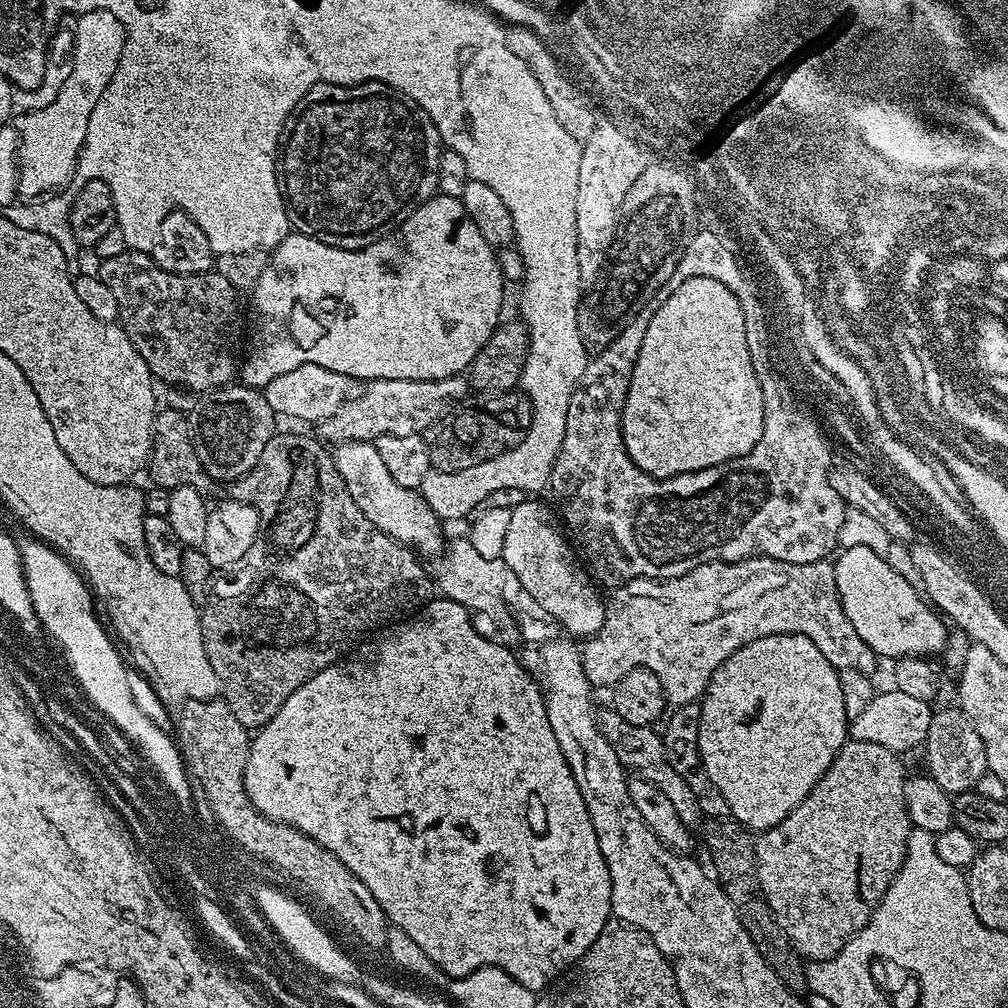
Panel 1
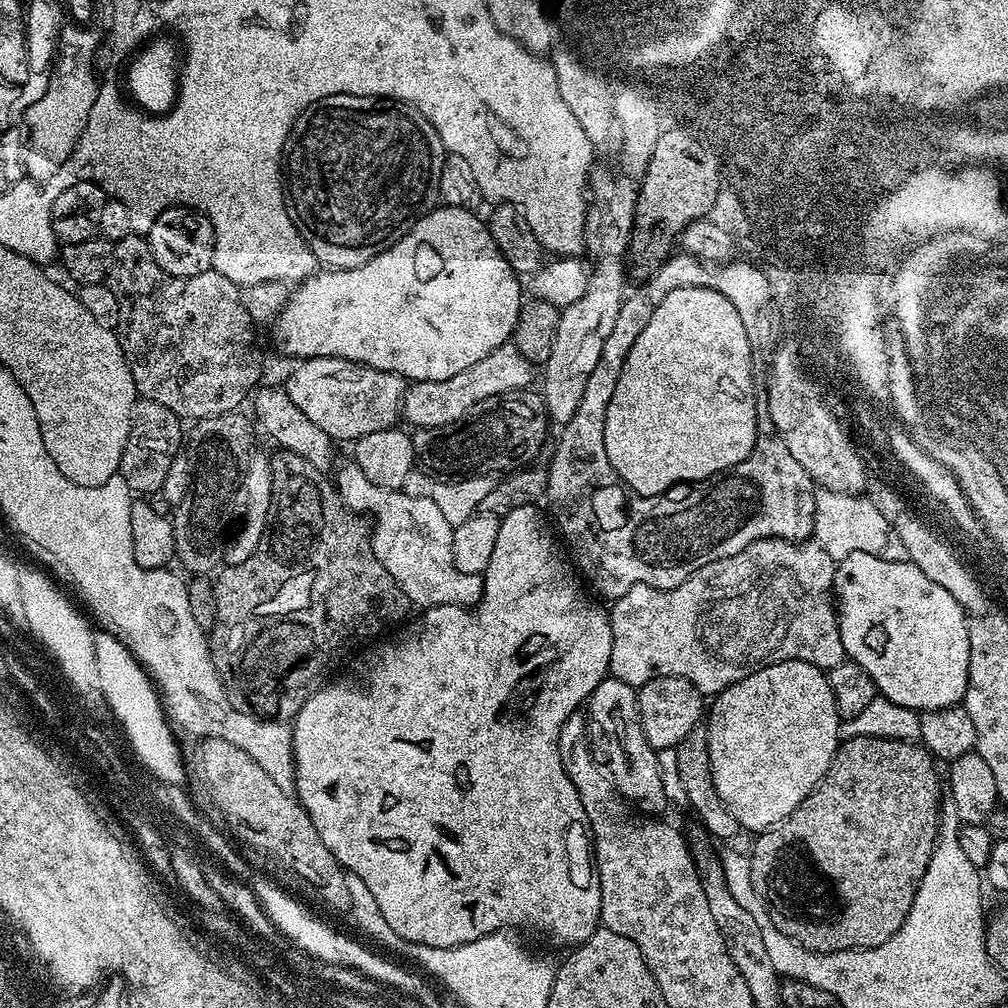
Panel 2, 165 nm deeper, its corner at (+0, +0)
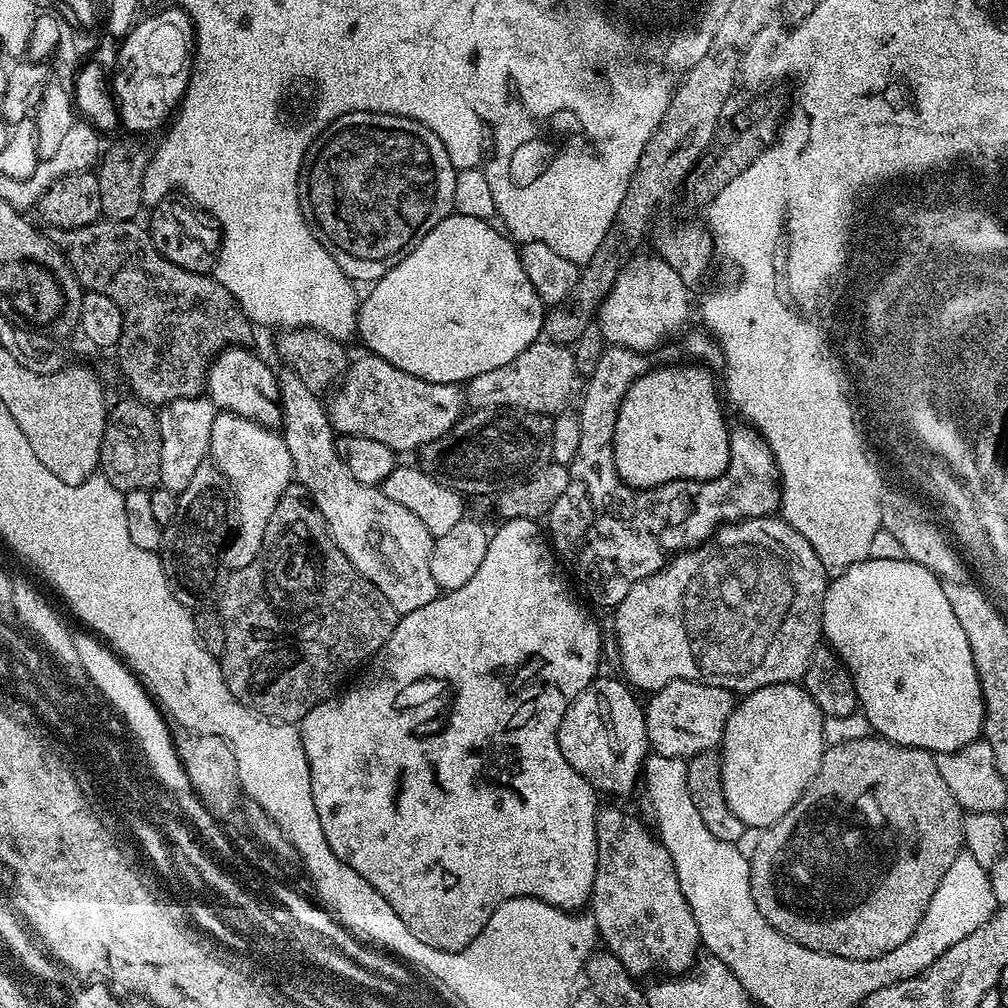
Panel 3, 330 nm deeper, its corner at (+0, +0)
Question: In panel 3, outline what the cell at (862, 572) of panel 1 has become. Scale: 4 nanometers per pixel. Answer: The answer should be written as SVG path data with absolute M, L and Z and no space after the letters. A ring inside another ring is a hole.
M907 558L902 560L861 560L845 568L829 583L820 607L820 630L825 641L829 640L831 651L844 662L856 687L856 699L861 713L869 720L869 726L877 737L889 740L891 744L901 744L907 748L924 748L927 752L956 752L981 735L984 727L984 694L980 689L978 670L970 654L970 642L966 642L966 630L958 622L952 609L949 593L944 593L945 585L926 566L916 564Z

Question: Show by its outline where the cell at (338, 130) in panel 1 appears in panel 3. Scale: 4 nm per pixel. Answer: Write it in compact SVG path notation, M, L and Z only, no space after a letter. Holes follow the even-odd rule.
M347 112L339 116L333 124L329 124L316 137L312 147L306 153L300 178L300 208L304 212L304 219L312 225L314 238L318 238L318 242L328 251L330 258L334 258L334 262L338 262L338 266L347 274L349 281L375 282L383 278L391 268L398 266L398 262L402 262L402 258L406 258L406 254L410 254L410 250L414 250L417 242L426 234L430 234L430 230L434 230L434 226L438 226L438 222L453 215L452 204L457 171L450 162L450 158L446 154L446 146L442 146L438 134L434 134L434 130L422 126L422 122L405 116L382 114L381 112Z

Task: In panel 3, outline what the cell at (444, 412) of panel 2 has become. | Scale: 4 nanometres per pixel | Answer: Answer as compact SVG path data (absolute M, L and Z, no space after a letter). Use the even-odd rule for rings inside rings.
M537 342L531 344L514 362L506 362L506 366L498 366L498 370L486 370L486 374L478 374L466 384L466 400L473 409L499 408L517 412L538 412L541 414L563 413L569 406L572 387L576 384L576 360L572 357L573 349L563 344Z

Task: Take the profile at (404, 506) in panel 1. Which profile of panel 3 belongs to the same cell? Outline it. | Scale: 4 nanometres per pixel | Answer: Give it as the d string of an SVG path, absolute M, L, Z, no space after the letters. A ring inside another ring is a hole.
M248 346L225 348L212 359L208 368L206 395L222 412L233 412L242 418L250 418L263 428L279 429L282 424L280 410L280 381L277 373Z

